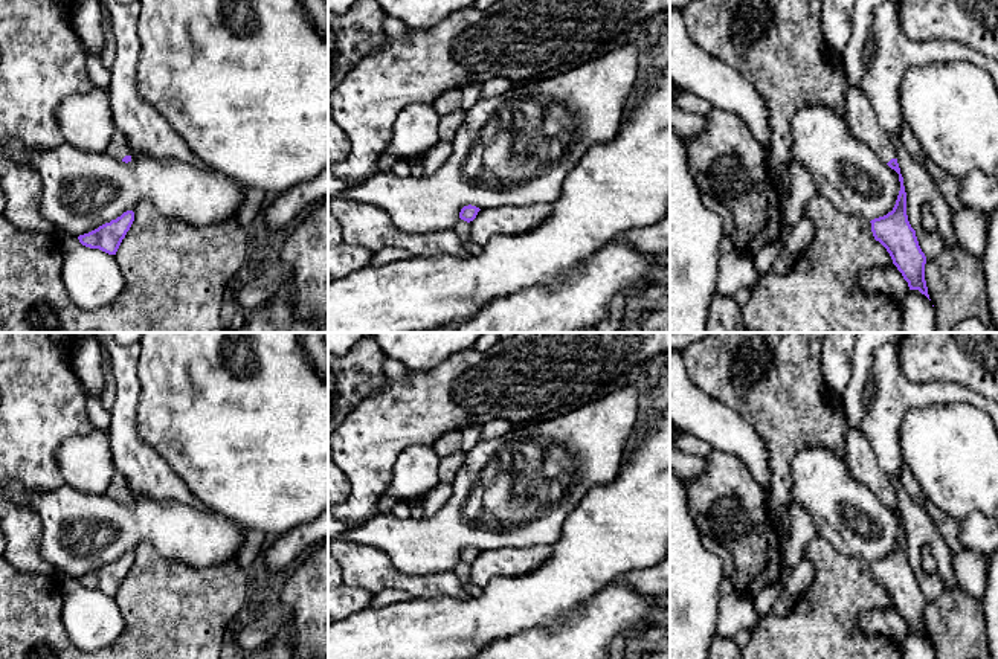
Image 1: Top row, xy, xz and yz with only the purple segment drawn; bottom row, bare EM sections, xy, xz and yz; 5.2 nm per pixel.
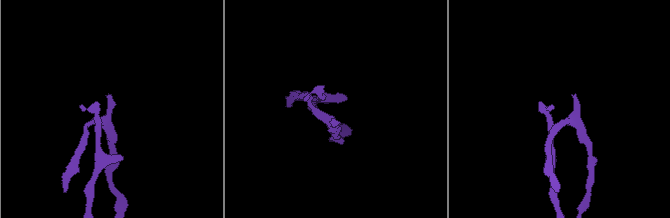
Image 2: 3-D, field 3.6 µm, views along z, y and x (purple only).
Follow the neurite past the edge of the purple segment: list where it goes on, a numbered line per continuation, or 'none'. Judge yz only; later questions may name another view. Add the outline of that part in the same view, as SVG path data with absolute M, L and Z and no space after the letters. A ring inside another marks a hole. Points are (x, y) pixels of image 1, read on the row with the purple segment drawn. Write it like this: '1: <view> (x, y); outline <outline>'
1: yz (861, 121); outline M847 84L845 90L845 121L847 130L858 140L864 142L885 163L896 159L888 137L880 130L874 110L862 92Z

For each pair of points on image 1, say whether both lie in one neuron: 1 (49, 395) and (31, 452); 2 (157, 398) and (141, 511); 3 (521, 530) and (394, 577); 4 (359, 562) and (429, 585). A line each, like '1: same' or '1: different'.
1: same
2: different
3: different
4: same

